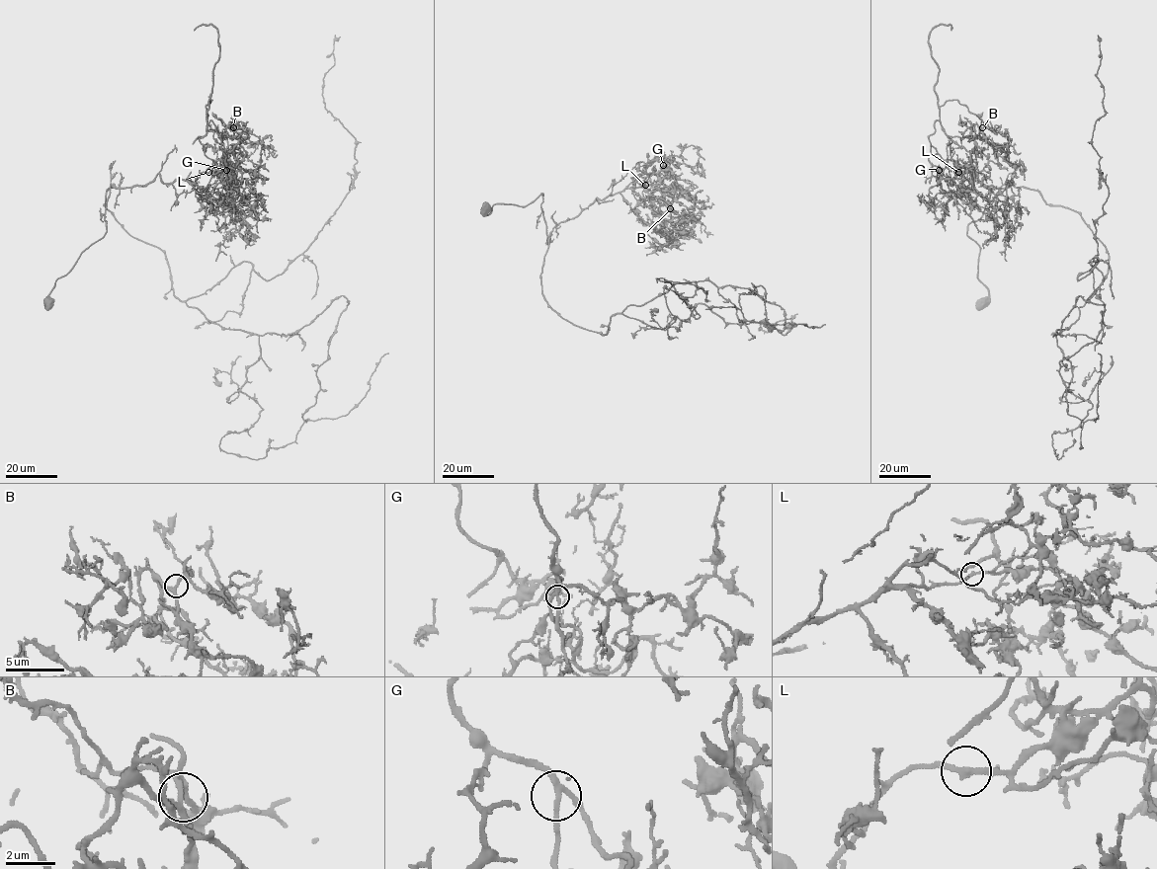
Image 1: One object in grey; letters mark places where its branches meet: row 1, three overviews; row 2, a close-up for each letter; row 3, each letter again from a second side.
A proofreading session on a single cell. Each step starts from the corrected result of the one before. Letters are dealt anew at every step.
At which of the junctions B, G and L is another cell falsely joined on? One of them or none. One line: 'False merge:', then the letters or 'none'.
False merge: L

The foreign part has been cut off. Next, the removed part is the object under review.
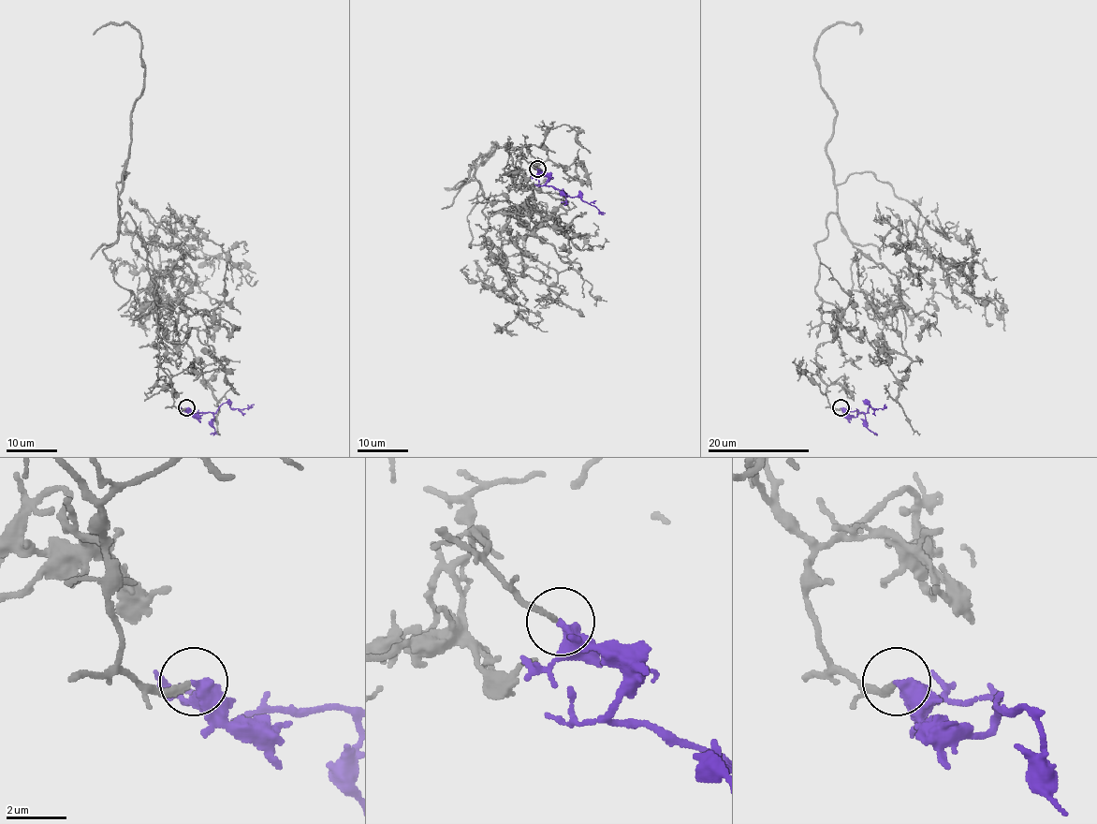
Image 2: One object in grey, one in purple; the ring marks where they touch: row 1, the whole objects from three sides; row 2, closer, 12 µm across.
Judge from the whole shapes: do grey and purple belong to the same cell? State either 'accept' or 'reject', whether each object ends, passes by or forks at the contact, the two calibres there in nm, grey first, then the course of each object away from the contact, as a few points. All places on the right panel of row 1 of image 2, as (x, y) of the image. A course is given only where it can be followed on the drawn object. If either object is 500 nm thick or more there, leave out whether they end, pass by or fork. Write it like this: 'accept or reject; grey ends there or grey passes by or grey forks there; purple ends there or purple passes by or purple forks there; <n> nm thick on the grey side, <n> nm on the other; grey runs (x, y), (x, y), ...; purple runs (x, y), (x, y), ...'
accept; grey ends there; purple ends there; 190 nm thick on the grey side, 480 nm on the other; grey runs (841, 407), (816, 244), (849, 176), (919, 213), (925, 250), (893, 227), (914, 280); purple runs (841, 407), (850, 415), (856, 415), (865, 413), (869, 407), (868, 403), (872, 408), (882, 408), (885, 404)

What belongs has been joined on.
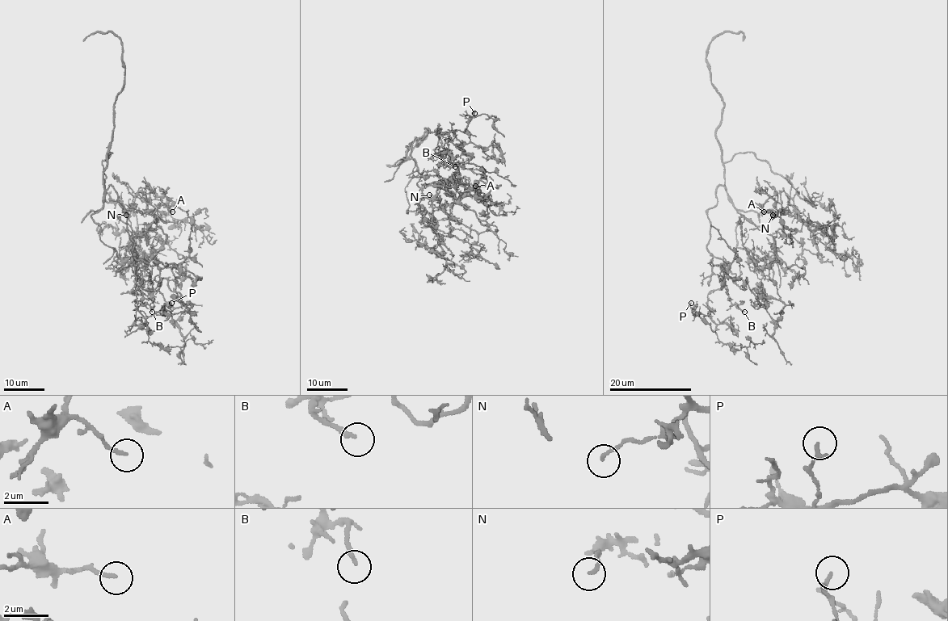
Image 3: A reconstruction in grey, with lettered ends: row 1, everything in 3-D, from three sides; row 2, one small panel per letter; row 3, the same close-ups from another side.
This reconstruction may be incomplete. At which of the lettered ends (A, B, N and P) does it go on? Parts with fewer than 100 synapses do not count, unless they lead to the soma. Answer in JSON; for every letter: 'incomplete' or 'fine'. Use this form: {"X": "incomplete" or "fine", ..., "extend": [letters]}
{"A": "fine", "B": "incomplete", "N": "fine", "P": "fine", "extend": ["B"]}

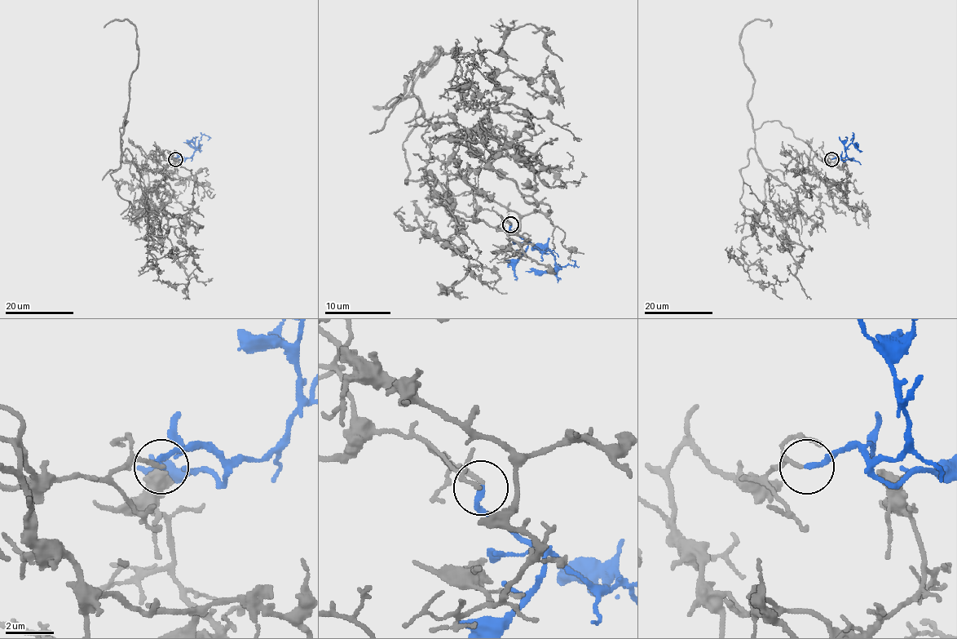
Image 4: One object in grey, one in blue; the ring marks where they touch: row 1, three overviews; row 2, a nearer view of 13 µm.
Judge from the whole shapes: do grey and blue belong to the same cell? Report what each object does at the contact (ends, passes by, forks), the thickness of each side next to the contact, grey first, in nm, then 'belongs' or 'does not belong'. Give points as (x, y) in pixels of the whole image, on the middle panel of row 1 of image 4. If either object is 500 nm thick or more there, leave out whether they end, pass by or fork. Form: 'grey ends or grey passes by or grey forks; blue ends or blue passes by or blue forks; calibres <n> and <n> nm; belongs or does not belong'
grey ends; blue ends; calibres 160 and 240 nm; does not belong

